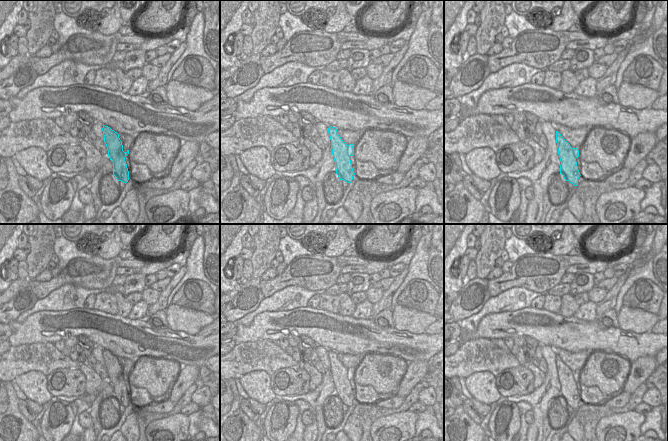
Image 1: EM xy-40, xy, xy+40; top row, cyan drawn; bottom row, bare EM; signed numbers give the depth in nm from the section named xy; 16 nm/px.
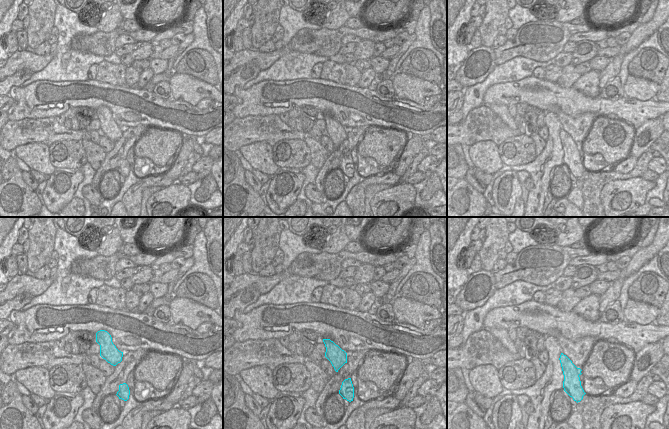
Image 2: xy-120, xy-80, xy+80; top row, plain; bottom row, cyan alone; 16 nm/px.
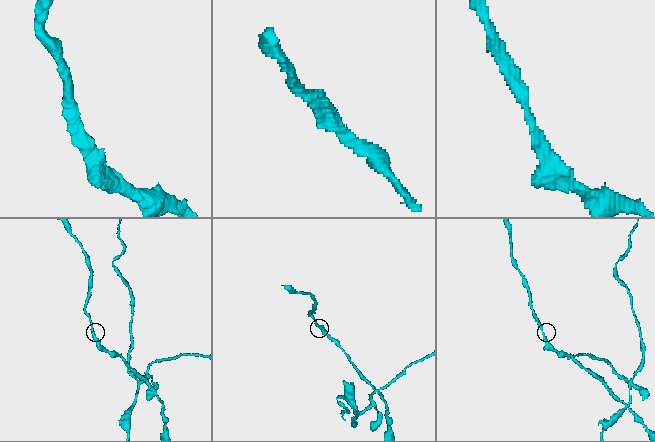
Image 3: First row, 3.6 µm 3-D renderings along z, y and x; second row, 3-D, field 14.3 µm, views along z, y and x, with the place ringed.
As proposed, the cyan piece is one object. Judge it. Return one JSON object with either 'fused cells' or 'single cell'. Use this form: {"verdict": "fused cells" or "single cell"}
{"verdict": "fused cells"}

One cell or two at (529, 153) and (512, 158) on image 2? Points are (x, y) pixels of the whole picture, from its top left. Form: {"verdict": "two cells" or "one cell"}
{"verdict": "one cell"}

